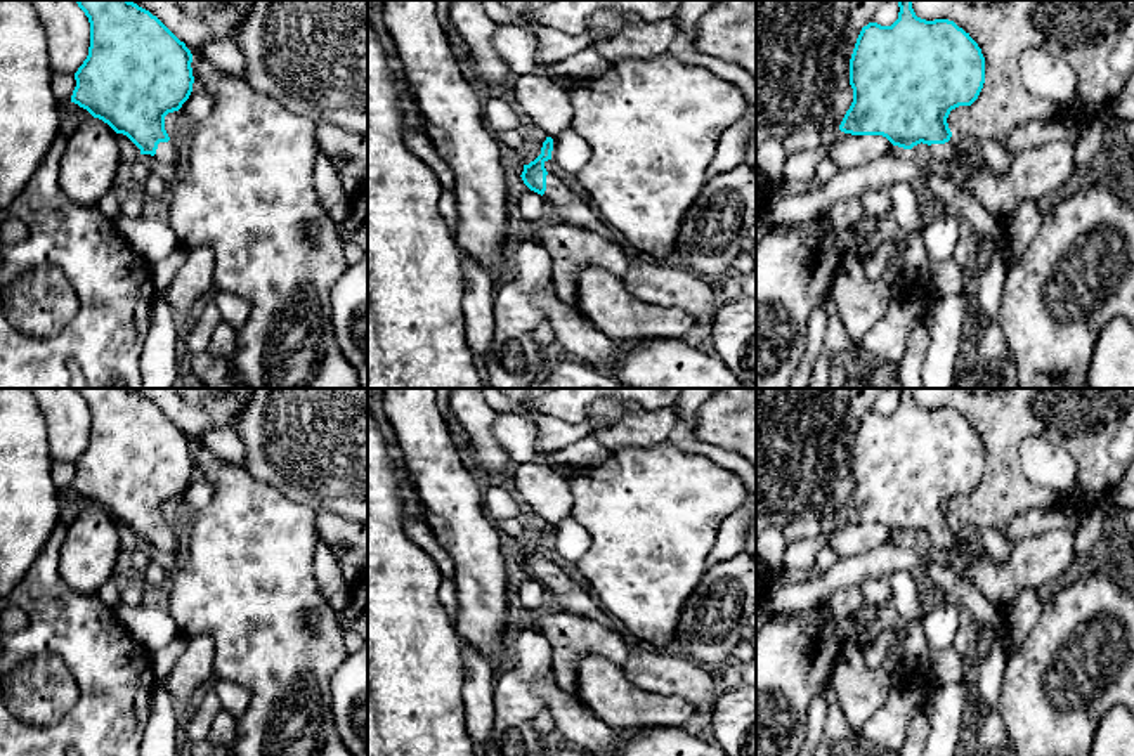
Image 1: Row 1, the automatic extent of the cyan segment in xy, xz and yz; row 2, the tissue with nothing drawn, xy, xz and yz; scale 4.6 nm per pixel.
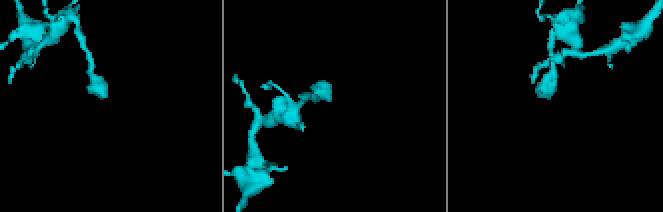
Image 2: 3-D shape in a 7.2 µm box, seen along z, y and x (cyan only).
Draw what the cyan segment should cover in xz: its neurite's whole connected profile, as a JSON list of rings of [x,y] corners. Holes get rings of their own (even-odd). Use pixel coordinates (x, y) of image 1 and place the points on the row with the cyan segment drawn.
[[[546,137],[541,154],[524,165],[524,184],[546,201],[548,218],[603,234],[622,246],[628,255],[624,284],[631,295],[652,305],[685,310],[694,323],[711,333],[718,310],[716,284],[692,269],[648,264],[612,229],[584,196],[570,191],[560,179],[548,173],[544,163],[551,160],[553,139]]]

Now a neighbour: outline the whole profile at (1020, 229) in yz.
[[[1025,201],[1016,208],[1014,215],[1004,227],[1004,262],[1007,265],[1007,270],[1018,264],[1018,260],[1026,251],[1028,243],[1033,239],[1040,225],[1042,215],[1037,206],[1037,201]]]

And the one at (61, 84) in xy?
[[[52,73],[50,88],[54,92],[59,108],[66,108],[71,102],[75,87],[76,87],[76,80],[73,75]]]

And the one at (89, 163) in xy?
[[[94,116],[73,125],[59,166],[59,186],[71,201],[97,206],[113,189],[121,161],[116,135]]]

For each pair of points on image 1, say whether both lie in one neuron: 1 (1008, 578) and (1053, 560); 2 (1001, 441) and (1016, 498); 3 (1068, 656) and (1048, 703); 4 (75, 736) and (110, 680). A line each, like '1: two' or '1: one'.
1: one
2: one
3: one
4: one

